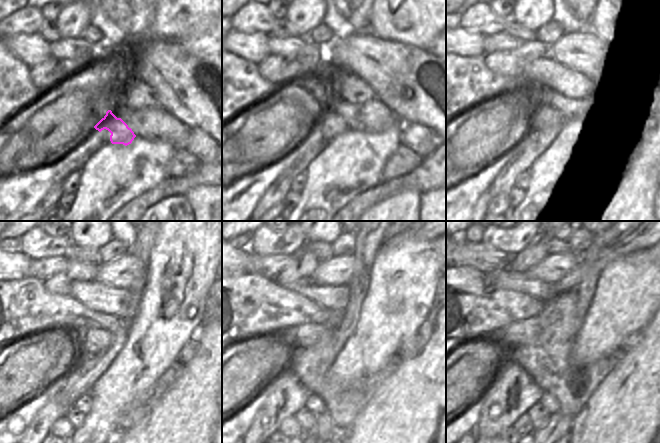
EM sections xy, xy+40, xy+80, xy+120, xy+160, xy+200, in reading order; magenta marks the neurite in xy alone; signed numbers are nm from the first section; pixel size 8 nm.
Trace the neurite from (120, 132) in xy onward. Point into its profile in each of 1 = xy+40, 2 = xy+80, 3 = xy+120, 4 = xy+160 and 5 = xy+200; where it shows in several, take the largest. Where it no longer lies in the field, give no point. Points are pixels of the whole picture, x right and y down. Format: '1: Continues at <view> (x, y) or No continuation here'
1: Continues at xy+40 (326, 119)
2: Continues at xy+80 (542, 116)
3: Continues at xy+120 (93, 340)
4: Continues at xy+160 (305, 334)
5: Continues at xy+200 (522, 332).

